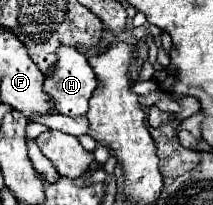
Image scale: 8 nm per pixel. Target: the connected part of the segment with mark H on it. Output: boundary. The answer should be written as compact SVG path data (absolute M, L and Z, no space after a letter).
M64 45L58 49L56 65L56 71L46 77L44 91L54 99L54 107L60 115L86 115L88 101L98 89L98 79L92 67L78 49Z

